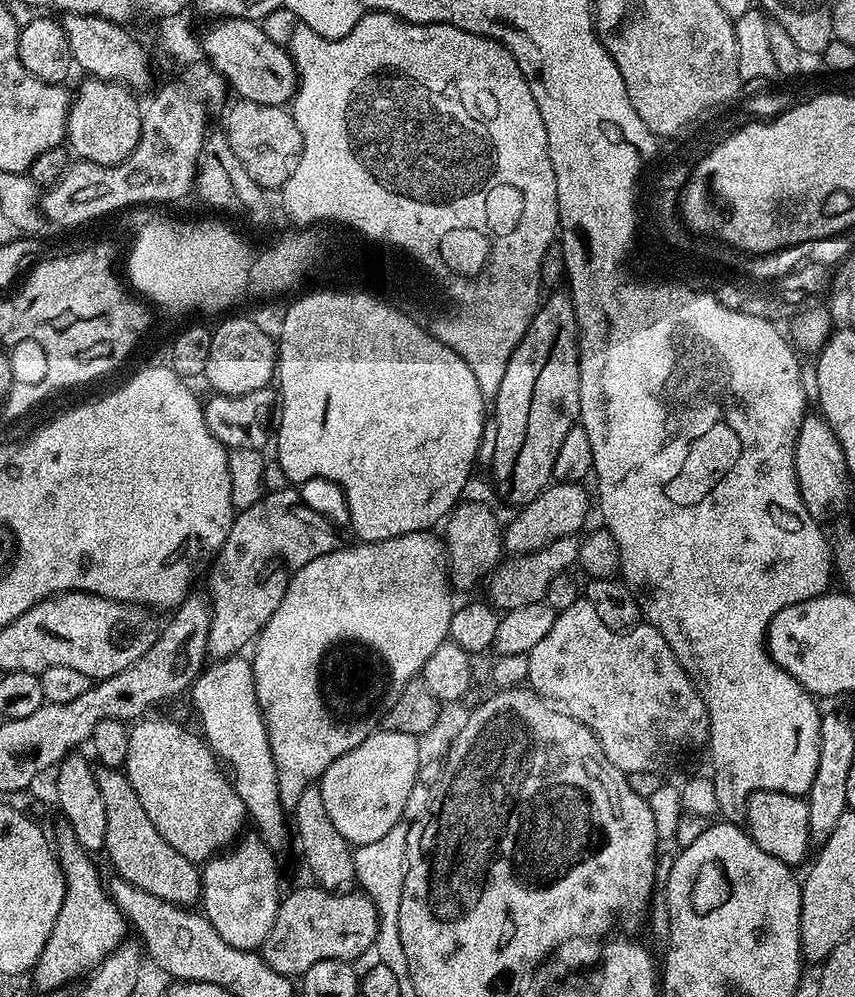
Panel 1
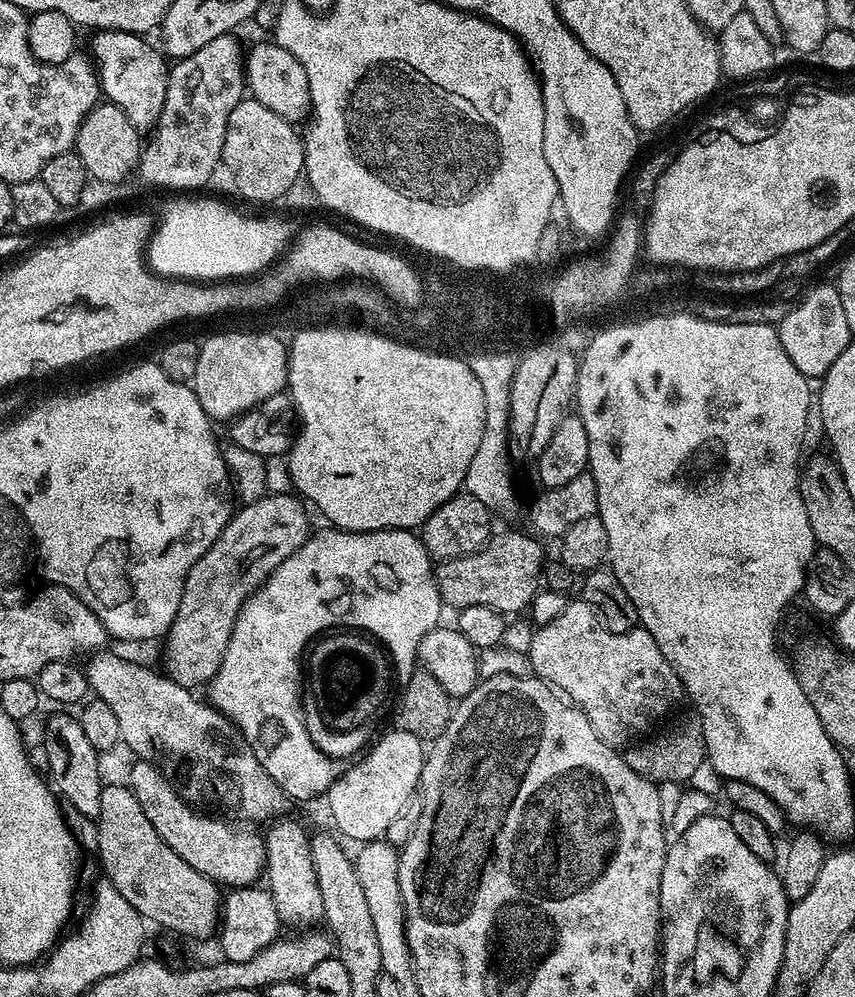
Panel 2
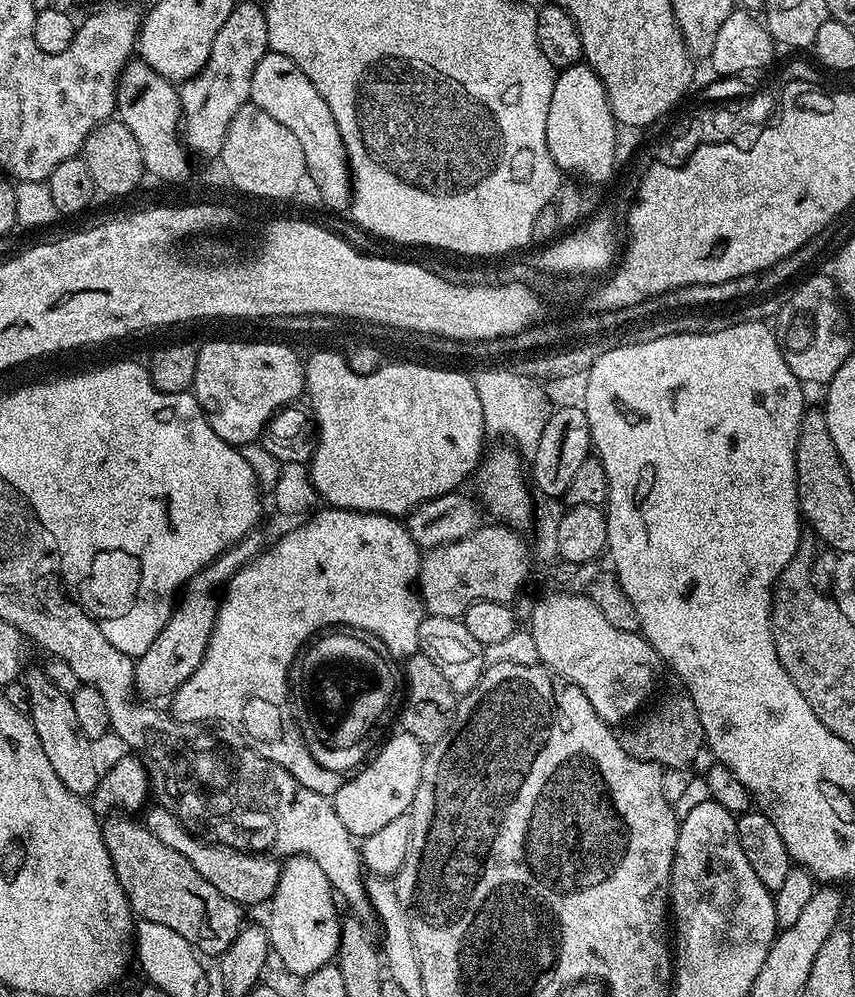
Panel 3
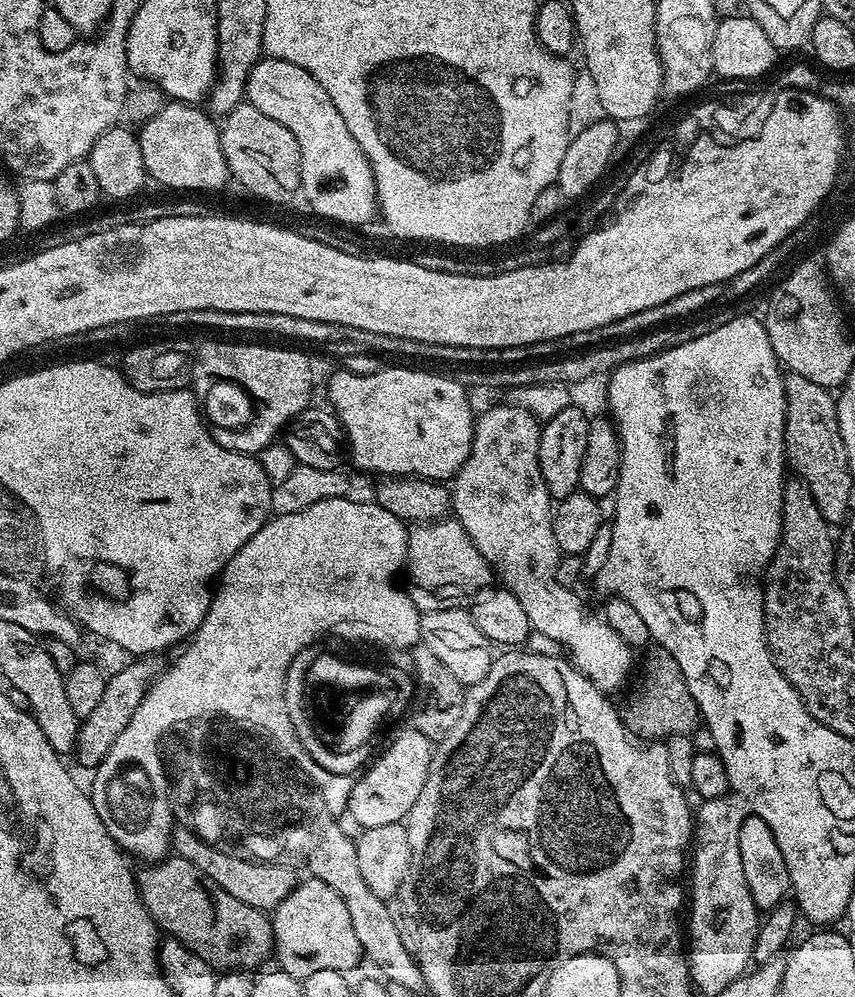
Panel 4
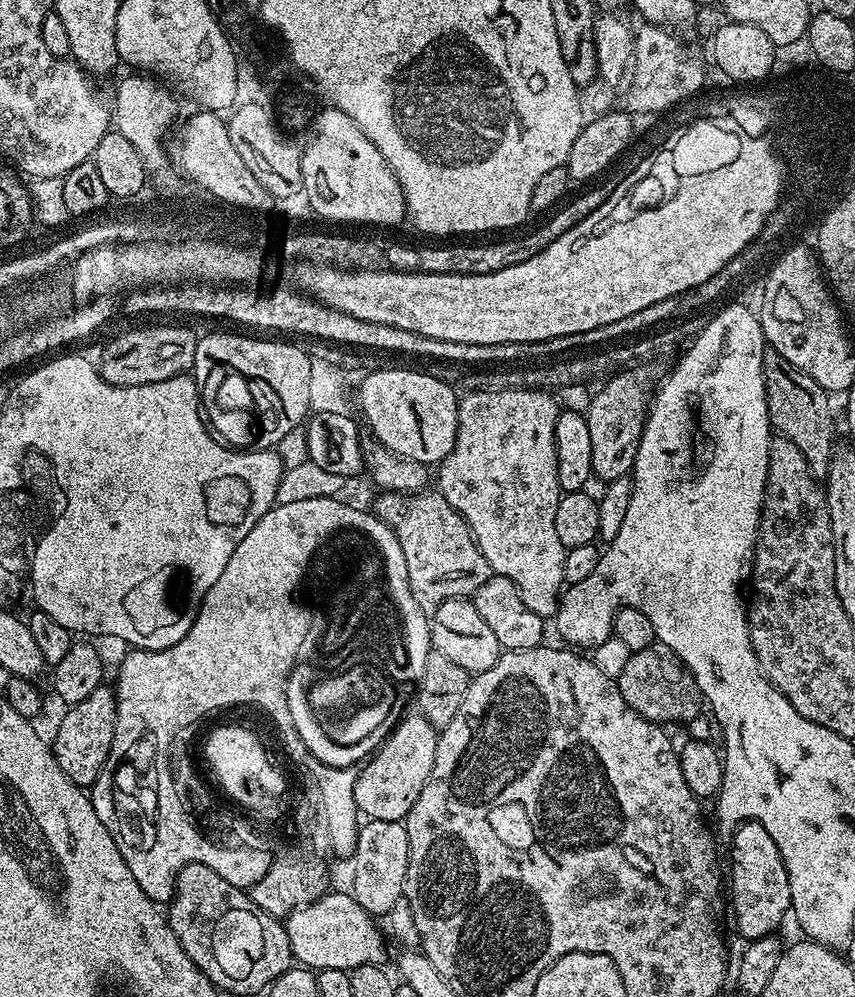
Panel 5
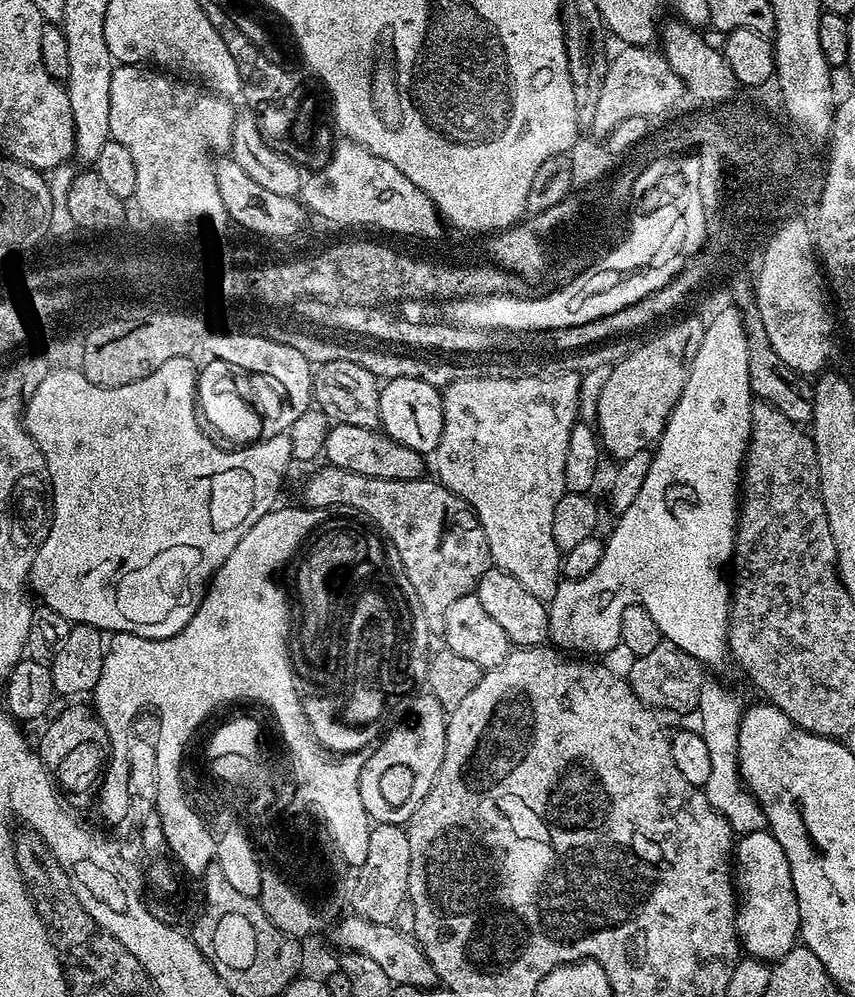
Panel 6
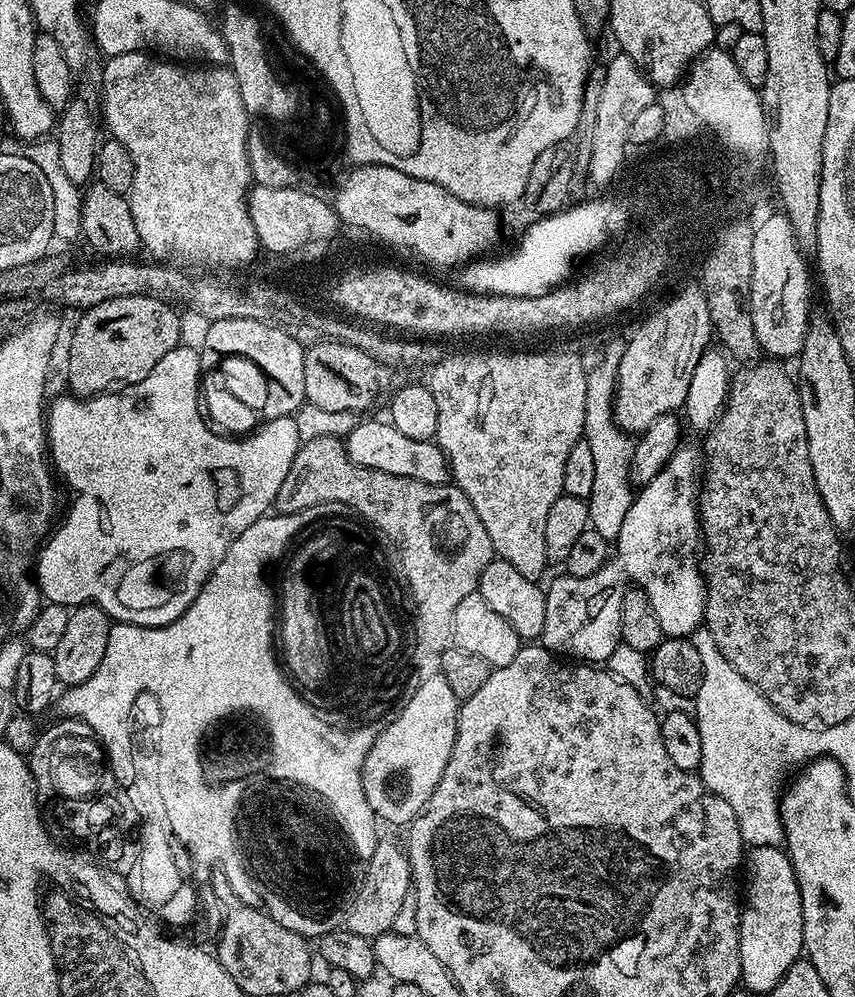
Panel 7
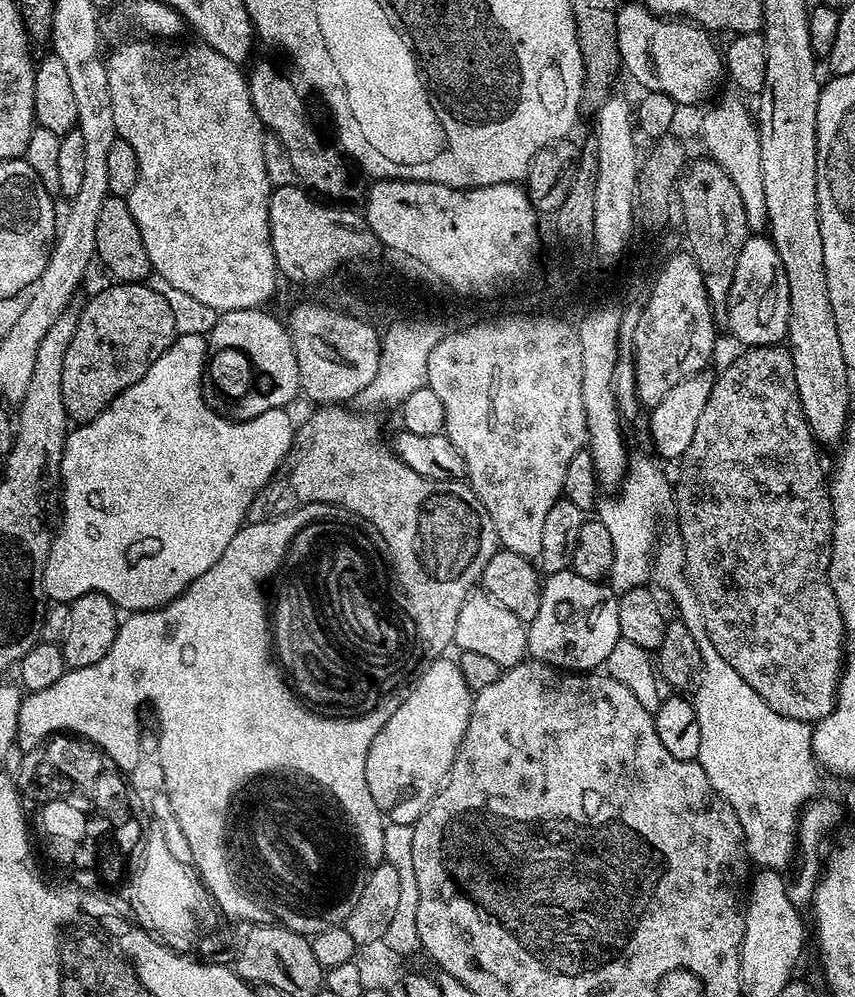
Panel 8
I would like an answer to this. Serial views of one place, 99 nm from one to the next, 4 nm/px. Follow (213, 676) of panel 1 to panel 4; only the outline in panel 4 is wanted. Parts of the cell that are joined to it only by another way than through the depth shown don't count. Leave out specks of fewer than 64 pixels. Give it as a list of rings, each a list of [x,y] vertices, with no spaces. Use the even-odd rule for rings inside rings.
[[[304,878],[296,884],[292,892],[271,913],[272,943],[274,960],[277,960],[279,971],[290,974],[298,981],[304,981],[306,974],[314,974],[318,970],[338,970],[351,973],[352,967],[362,960],[360,943],[354,934],[354,925],[350,922],[350,910],[346,910],[346,902],[326,886],[326,882],[315,878]]]

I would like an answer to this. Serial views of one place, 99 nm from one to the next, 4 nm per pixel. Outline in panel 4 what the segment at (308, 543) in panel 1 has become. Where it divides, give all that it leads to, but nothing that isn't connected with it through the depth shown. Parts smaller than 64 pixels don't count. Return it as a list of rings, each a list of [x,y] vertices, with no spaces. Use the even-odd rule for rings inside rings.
[[[133,659],[124,670],[111,674],[105,679],[102,698],[99,699],[98,706],[89,716],[81,719],[80,729],[76,731],[74,757],[76,756],[77,762],[82,767],[95,770],[102,762],[102,758],[106,758],[106,754],[110,754],[110,746],[114,746],[114,742],[120,736],[123,737],[127,729],[126,722],[132,721],[134,710],[138,710],[142,698],[158,675],[158,667],[156,668],[156,664],[152,660],[155,659]]]

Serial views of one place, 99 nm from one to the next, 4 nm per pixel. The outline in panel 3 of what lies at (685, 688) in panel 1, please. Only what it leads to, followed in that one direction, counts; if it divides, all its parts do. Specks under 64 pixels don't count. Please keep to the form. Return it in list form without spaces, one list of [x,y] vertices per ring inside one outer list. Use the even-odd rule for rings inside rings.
[[[571,590],[556,591],[560,592],[546,593],[532,608],[532,644],[540,655],[539,663],[555,673],[561,681],[578,686],[578,690],[590,698],[590,706],[594,706],[598,718],[619,726],[647,702],[656,684],[657,654],[640,632],[627,632],[618,630],[618,626],[610,626],[610,622],[602,618],[602,610],[598,610],[587,595]]]

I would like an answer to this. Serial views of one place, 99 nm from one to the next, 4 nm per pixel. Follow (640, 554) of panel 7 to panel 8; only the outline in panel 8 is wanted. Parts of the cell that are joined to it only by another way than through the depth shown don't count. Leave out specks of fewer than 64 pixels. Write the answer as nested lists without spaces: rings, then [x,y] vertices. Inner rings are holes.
[[[569,570],[551,573],[543,581],[540,597],[542,606],[538,606],[538,615],[534,617],[531,624],[527,625],[528,656],[565,672],[591,672],[599,669],[602,662],[607,661],[609,647],[615,640],[621,639],[618,622],[620,602],[617,593],[613,592],[607,583],[587,580]]]

